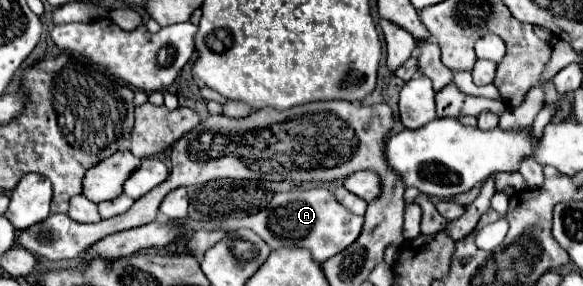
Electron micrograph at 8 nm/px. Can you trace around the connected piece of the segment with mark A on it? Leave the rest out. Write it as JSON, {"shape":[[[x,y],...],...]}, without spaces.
{"shape":[[[311,188],[311,190],[291,190],[275,194],[269,206],[257,214],[243,218],[241,226],[257,232],[273,250],[277,248],[305,248],[311,252],[315,262],[325,262],[327,258],[339,254],[361,232],[363,218],[349,214],[333,196],[331,190]]]}

